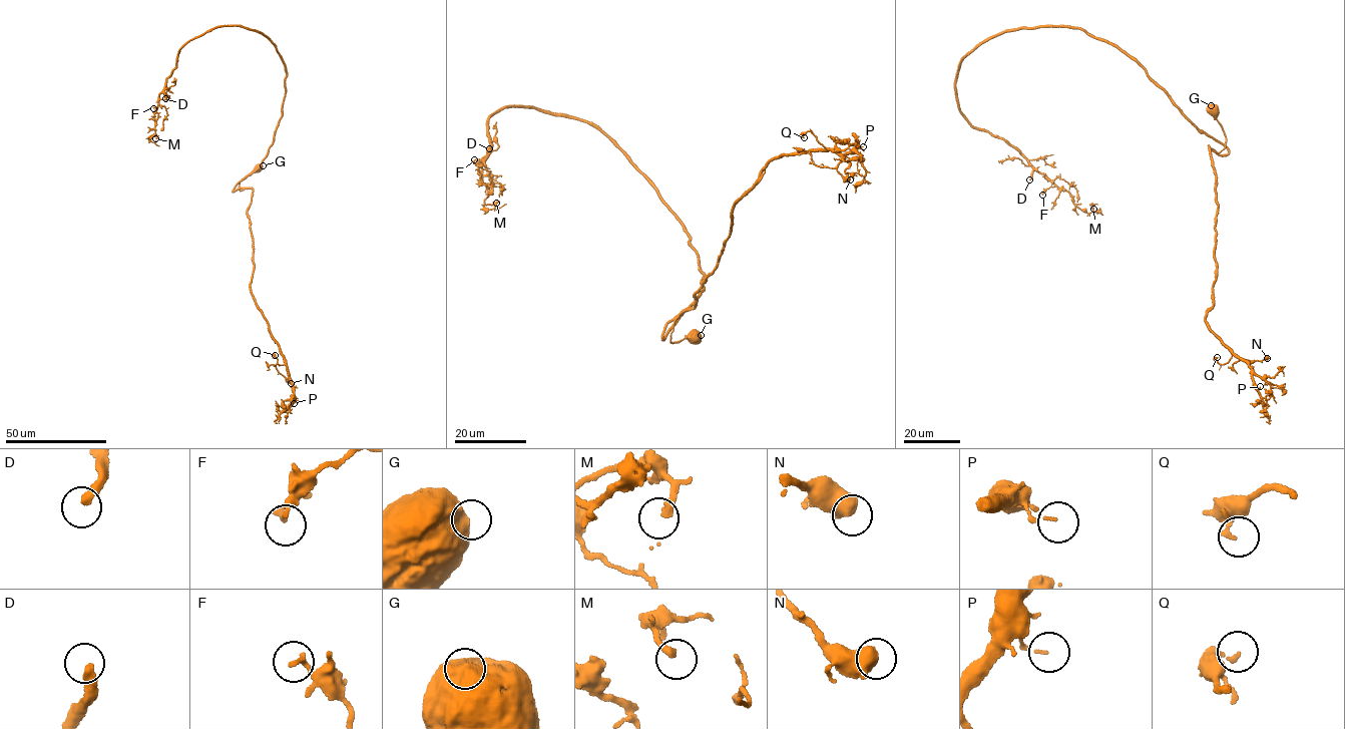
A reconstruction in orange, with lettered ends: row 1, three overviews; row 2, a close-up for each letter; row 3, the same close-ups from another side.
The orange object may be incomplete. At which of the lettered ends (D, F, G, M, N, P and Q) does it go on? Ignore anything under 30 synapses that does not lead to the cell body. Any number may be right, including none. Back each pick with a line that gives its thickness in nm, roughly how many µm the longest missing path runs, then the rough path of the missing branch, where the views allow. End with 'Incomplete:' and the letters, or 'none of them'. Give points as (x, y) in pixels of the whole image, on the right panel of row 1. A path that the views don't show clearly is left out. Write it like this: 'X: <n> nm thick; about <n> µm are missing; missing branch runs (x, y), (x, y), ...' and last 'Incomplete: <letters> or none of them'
D: 320 nm thick; about 35 µm are missing; missing branch runs (1029, 179), (1013, 205), (989, 220), (981, 221), (975, 229)
Incomplete: D

